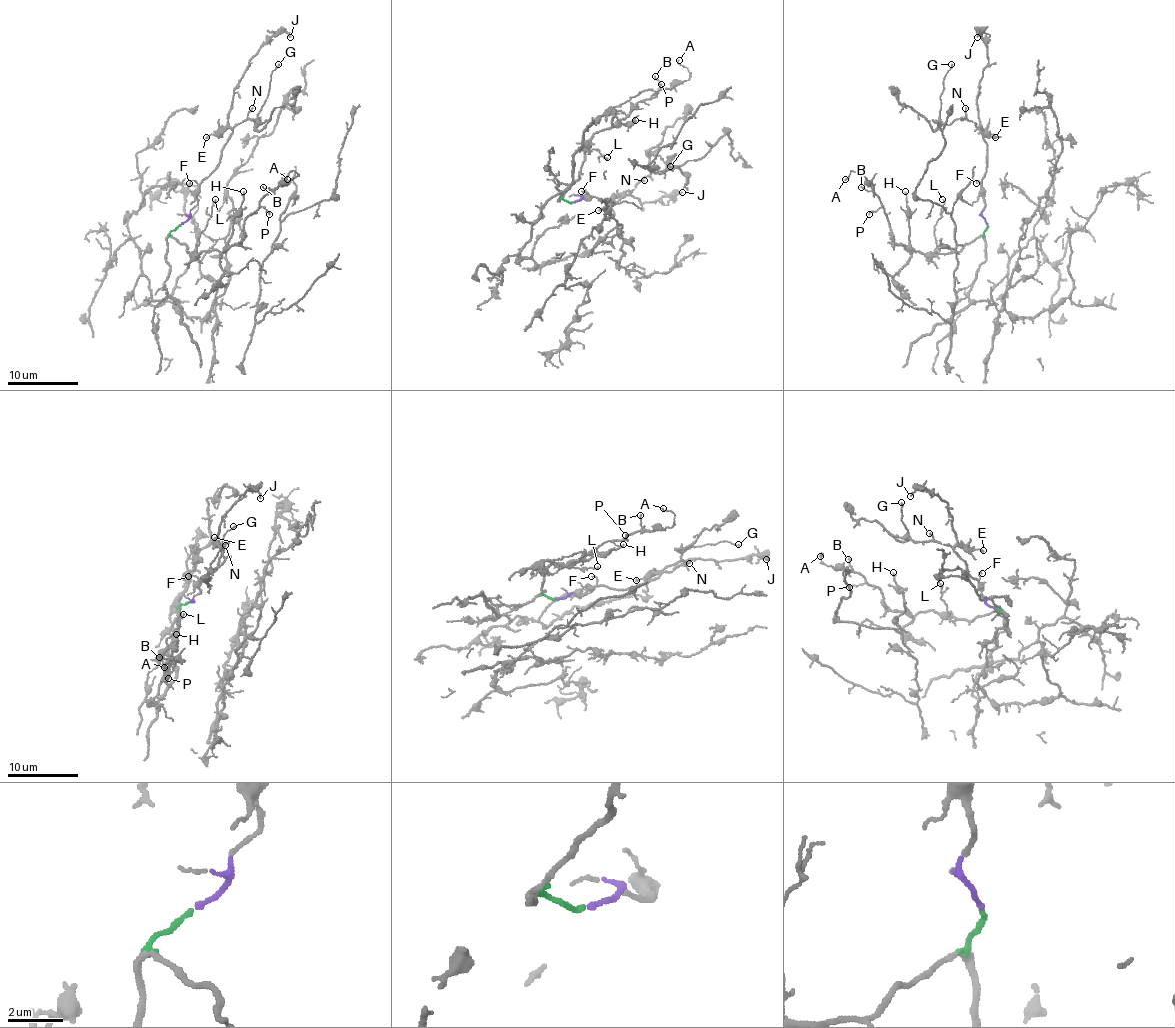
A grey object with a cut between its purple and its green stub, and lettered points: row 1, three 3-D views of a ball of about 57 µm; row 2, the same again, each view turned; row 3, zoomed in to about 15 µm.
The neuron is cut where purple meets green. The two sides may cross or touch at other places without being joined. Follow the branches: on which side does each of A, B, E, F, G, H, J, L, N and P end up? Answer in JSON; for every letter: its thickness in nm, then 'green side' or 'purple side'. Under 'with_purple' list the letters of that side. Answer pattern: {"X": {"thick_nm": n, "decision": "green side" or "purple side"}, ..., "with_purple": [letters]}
{"A": {"thick_nm": 110, "decision": "green side"}, "B": {"thick_nm": 130, "decision": "green side"}, "E": {"thick_nm": 150, "decision": "purple side"}, "F": {"thick_nm": 100, "decision": "purple side"}, "G": {"thick_nm": 110, "decision": "purple side"}, "H": {"thick_nm": 130, "decision": "green side"}, "J": {"thick_nm": 140, "decision": "purple side"}, "L": {"thick_nm": 110, "decision": "green side"}, "N": {"thick_nm": 110, "decision": "purple side"}, "P": {"thick_nm": 110, "decision": "green side"}, "with_purple": ["E", "F", "G", "J", "N"]}

